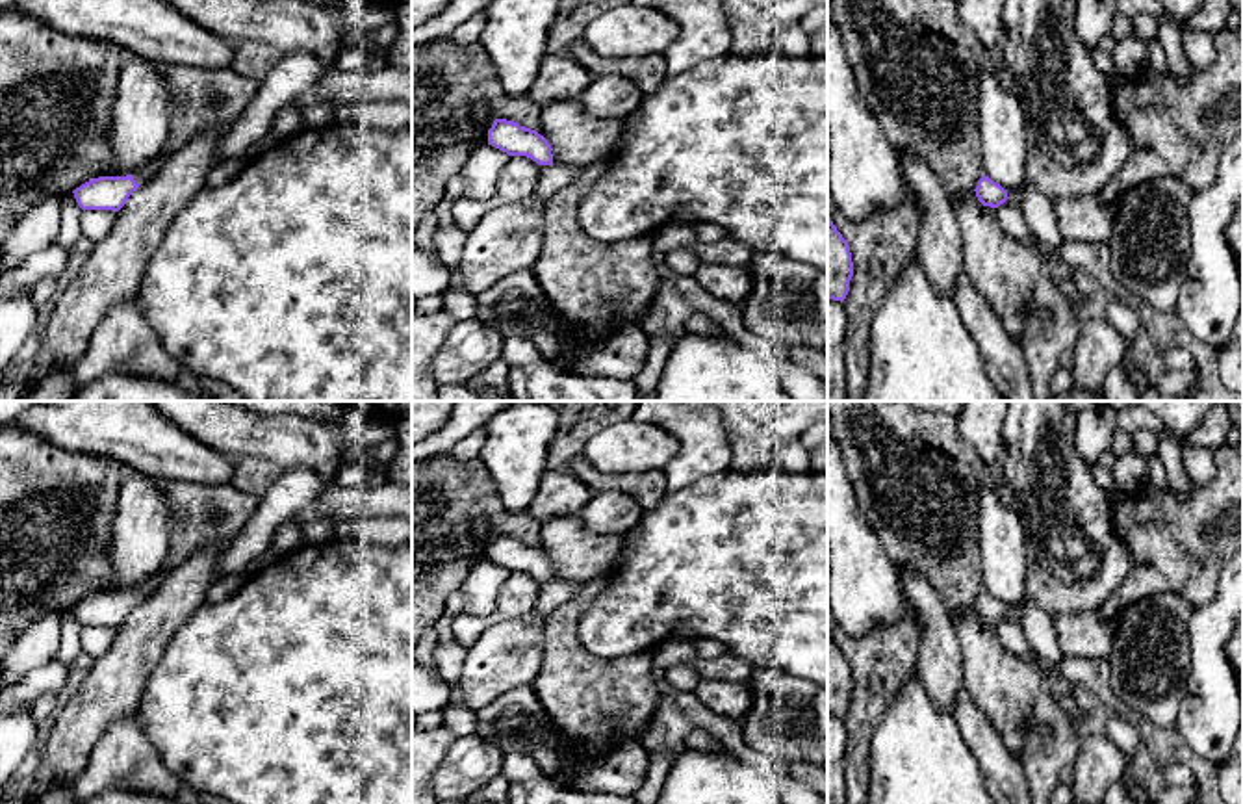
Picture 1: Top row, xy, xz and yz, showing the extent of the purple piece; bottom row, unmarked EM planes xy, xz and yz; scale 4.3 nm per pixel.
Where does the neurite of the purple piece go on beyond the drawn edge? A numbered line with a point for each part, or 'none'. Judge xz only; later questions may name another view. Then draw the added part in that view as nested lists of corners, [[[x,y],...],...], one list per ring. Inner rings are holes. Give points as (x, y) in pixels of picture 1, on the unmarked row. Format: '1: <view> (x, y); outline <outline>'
none

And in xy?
1: xy (201, 515); outline [[[161,481],[171,509],[169,551],[158,574],[134,589],[143,602],[158,585],[160,574],[182,564],[202,546],[232,542],[258,509],[258,498],[232,486],[208,486],[187,481]]]

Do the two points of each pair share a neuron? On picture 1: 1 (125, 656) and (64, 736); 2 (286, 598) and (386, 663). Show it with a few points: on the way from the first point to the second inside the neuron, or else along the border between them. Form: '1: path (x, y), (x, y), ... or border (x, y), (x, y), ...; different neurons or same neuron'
1: path (119, 676), (84, 715); same neuron
2: path (310, 622), (351, 663), (362, 663); same neuron

